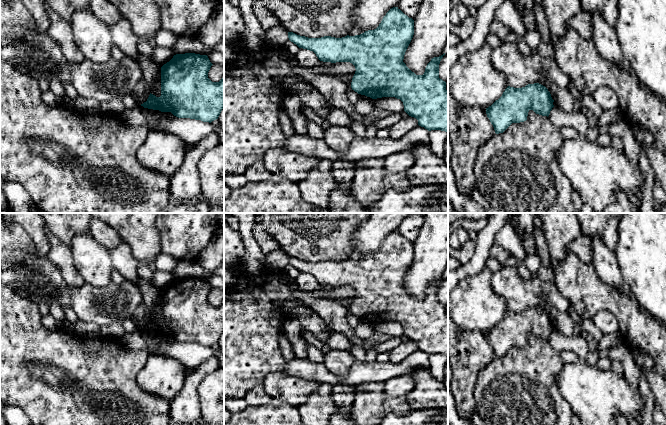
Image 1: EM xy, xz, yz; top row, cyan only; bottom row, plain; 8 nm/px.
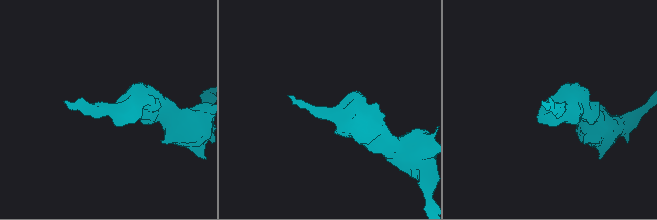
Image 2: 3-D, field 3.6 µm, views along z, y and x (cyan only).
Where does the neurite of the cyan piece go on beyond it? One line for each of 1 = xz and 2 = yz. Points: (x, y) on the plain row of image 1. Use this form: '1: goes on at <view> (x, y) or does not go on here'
1: does not go on here
2: does not go on here

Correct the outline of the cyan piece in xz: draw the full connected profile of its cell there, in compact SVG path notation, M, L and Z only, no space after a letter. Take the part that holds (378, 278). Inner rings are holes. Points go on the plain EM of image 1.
M398 231L391 232L379 250L360 259L335 262L324 260L308 262L288 256L288 262L299 272L313 275L323 286L350 286L355 290L351 312L372 323L395 321L404 329L404 335L418 344L428 355L441 354L448 358L448 315L446 306L439 302L439 288L445 277L427 288L423 299L416 299L403 286L405 276L414 259L414 244Z

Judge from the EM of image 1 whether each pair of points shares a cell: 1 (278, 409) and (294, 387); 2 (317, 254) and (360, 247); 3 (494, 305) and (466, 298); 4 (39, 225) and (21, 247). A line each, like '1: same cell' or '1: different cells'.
1: different cells
2: different cells
3: same cell
4: different cells

